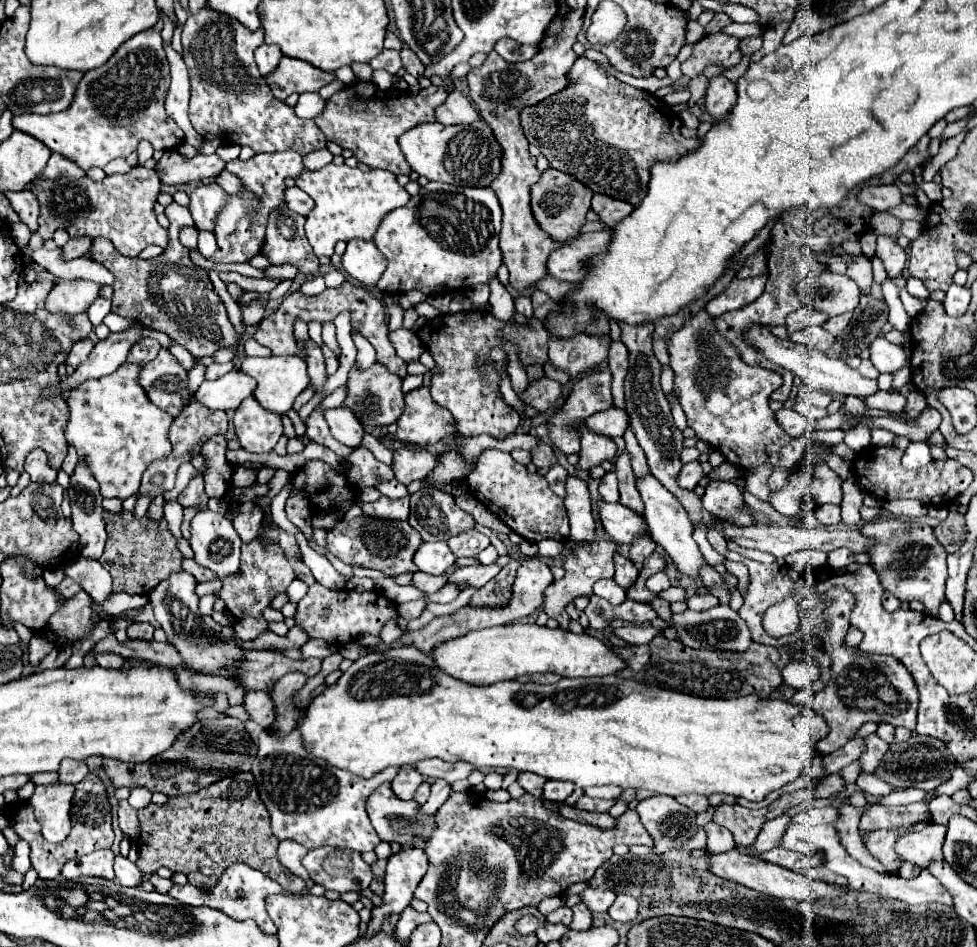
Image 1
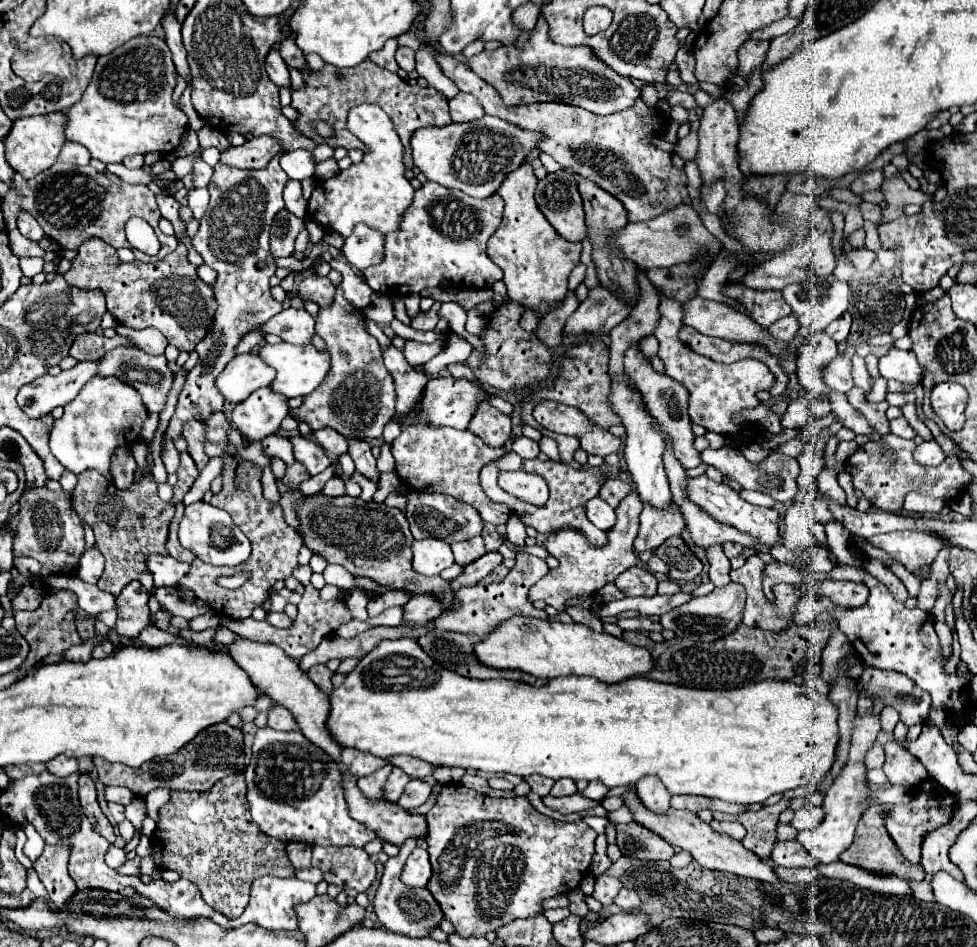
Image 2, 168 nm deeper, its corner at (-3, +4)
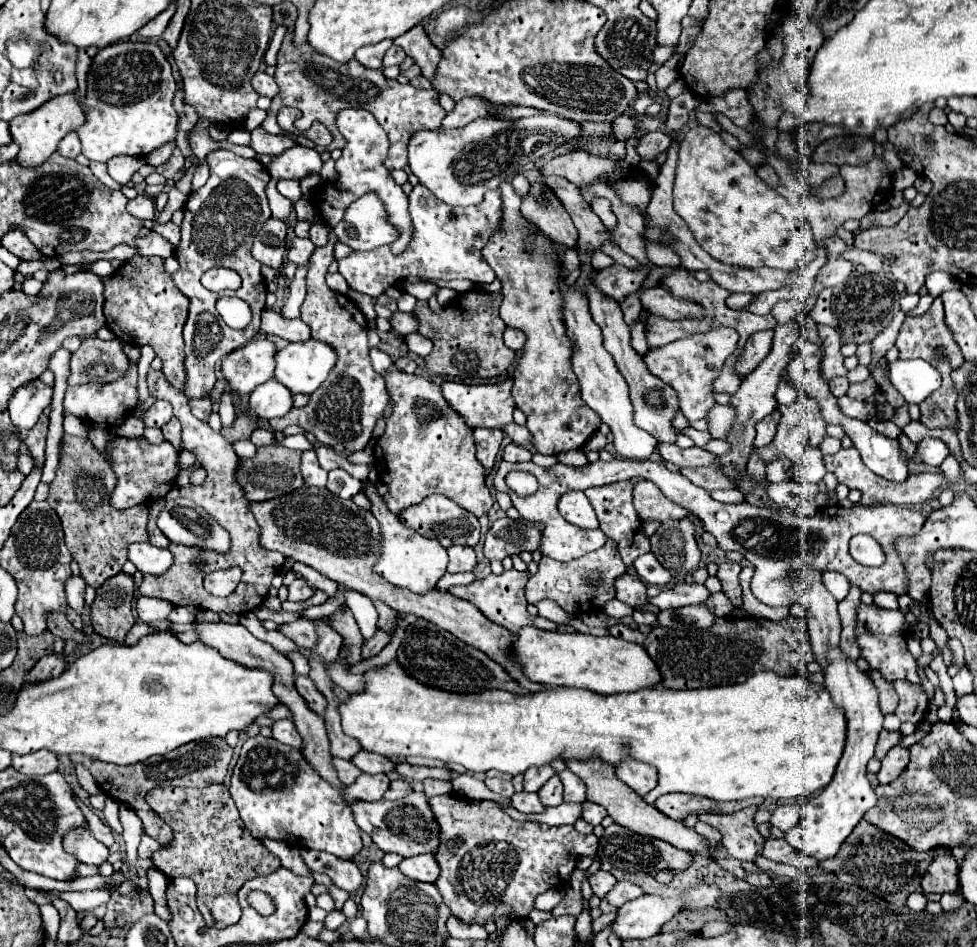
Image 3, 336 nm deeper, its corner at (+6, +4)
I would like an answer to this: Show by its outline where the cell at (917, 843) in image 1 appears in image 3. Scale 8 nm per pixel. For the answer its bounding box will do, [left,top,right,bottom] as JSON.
[923,854,959,894]

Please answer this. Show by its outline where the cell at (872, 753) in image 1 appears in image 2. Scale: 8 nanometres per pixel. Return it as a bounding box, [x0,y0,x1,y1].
[884,742,928,786]

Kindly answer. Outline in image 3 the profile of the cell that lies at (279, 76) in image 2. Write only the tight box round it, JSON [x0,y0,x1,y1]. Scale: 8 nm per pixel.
[251,72,279,98]

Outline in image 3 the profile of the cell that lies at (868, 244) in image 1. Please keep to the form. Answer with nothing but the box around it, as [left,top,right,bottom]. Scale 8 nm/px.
[771,282,823,326]

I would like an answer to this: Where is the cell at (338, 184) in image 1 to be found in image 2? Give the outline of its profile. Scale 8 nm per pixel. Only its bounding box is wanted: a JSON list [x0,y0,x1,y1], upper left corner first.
[308,104,414,238]

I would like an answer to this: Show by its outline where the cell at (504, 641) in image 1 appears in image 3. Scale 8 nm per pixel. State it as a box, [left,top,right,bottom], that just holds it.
[513,626,661,694]

